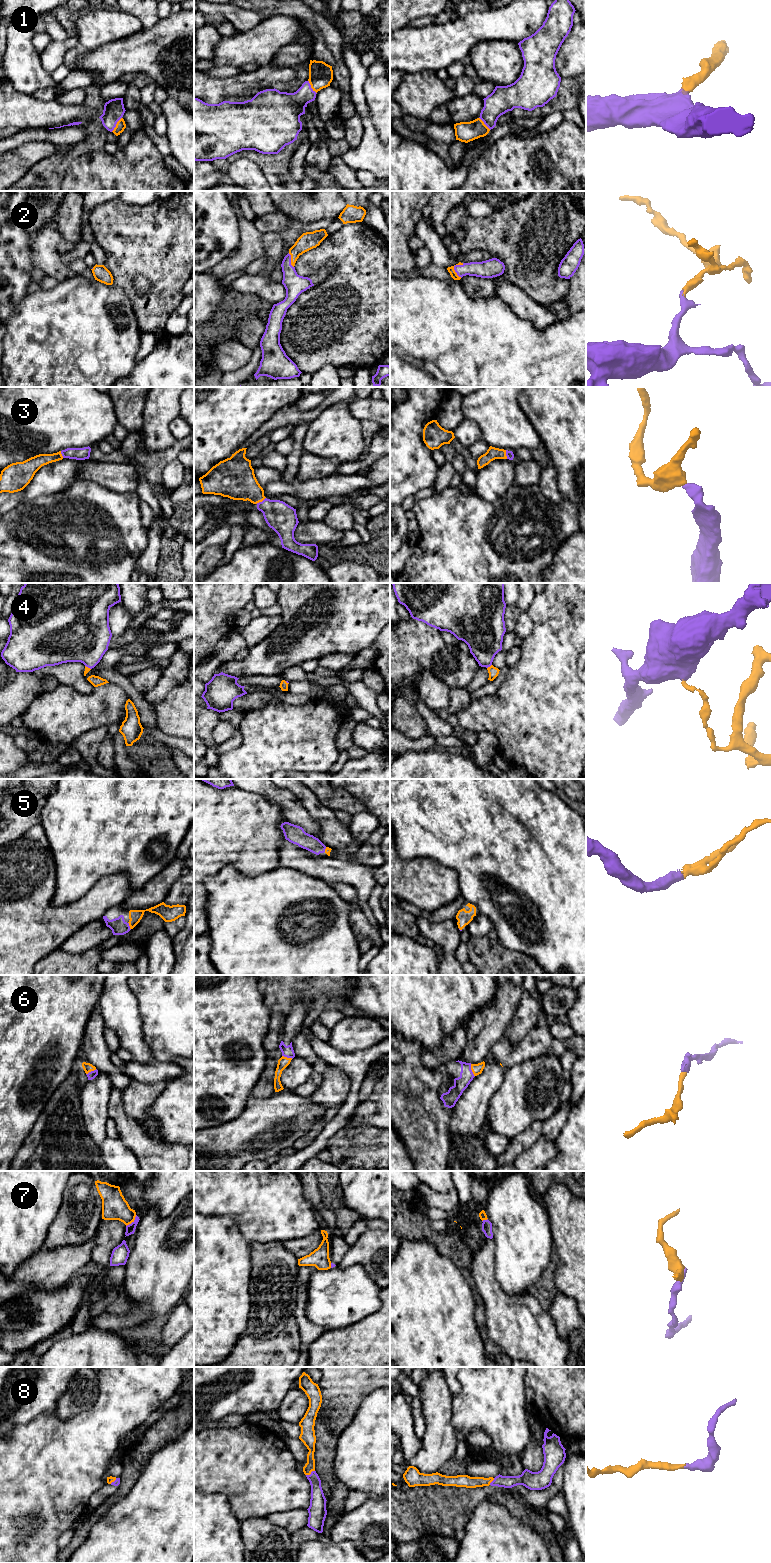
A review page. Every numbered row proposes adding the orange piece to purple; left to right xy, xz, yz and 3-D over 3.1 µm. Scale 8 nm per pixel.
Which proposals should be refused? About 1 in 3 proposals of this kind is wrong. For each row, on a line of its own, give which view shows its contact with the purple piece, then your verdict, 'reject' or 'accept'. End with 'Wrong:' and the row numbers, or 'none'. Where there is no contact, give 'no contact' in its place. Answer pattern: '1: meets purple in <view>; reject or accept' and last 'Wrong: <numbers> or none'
1: meets purple in xy; accept
2: meets purple in yz; accept
3: meets purple in xz; accept
4: meets purple in yz; reject
5: meets purple in xy; accept
6: meets purple in yz; accept
7: meets purple in xy; reject
8: meets purple in xz; accept
Wrong: 4, 7

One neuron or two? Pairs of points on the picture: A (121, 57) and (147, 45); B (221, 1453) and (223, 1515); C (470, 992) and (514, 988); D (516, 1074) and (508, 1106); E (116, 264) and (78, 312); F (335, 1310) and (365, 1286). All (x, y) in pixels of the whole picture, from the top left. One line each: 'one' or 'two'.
A: one
B: two
C: two
D: one
E: two
F: one

